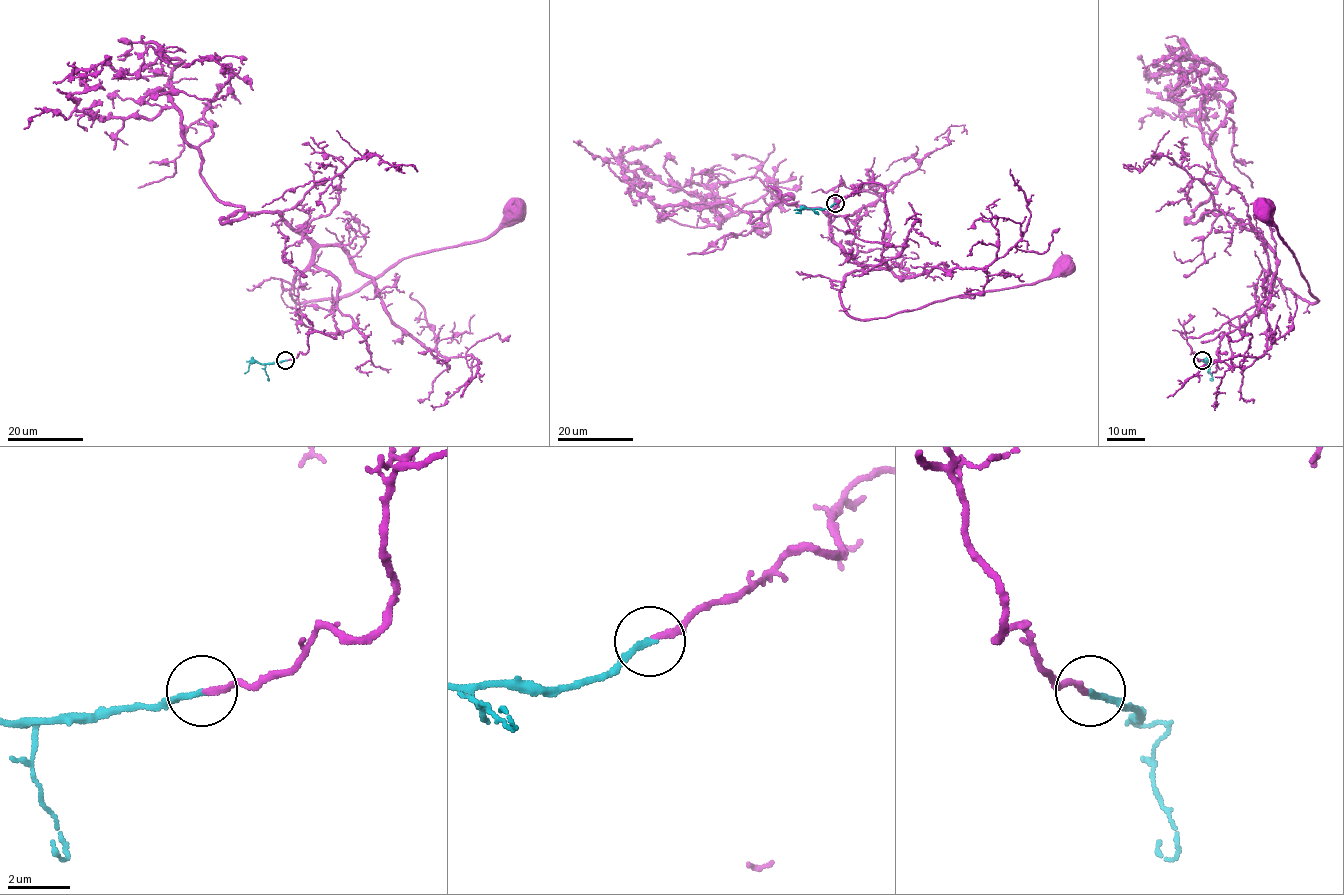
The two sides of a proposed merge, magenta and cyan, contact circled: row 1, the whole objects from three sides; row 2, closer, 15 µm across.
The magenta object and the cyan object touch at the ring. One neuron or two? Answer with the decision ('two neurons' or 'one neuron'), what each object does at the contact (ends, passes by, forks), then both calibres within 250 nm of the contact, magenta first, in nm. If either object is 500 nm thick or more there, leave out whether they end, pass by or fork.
one neuron; magenta ends there; cyan ends there; 190 nm thick on the magenta side, 200 nm on the other

